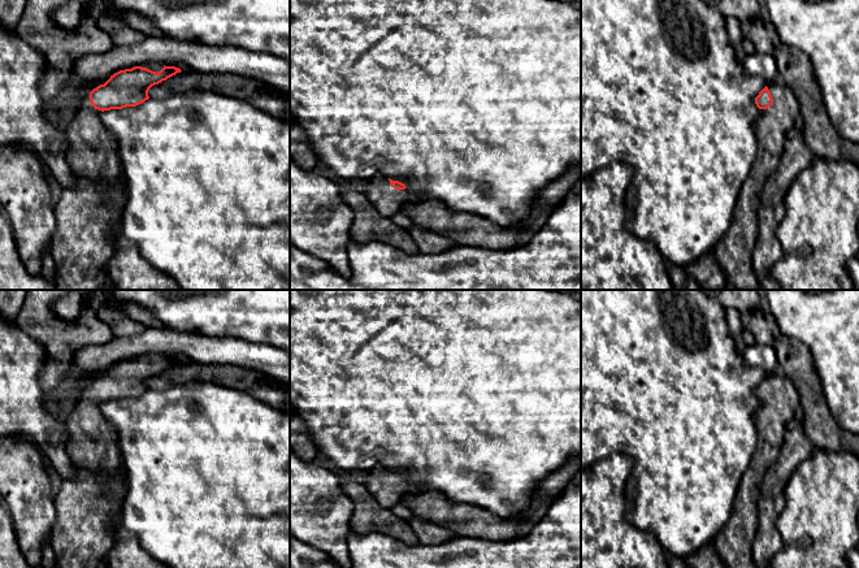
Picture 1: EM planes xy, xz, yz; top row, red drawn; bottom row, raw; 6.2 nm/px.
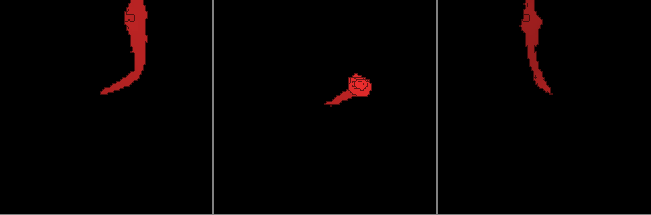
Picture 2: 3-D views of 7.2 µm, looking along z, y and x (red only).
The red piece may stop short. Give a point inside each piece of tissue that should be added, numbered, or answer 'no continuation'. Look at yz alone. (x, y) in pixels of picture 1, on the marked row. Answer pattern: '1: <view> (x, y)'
1: yz (733, 252)

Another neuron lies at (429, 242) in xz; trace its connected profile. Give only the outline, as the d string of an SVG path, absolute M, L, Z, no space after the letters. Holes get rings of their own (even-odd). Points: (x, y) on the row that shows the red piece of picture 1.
M413 225L408 231L417 244L420 253L439 253L456 246L456 243L448 238L435 231L426 230L420 225Z

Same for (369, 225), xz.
M344 187L342 188L342 198L355 212L351 240L357 243L381 242L407 255L418 253L418 247L411 233L382 216L363 192Z

